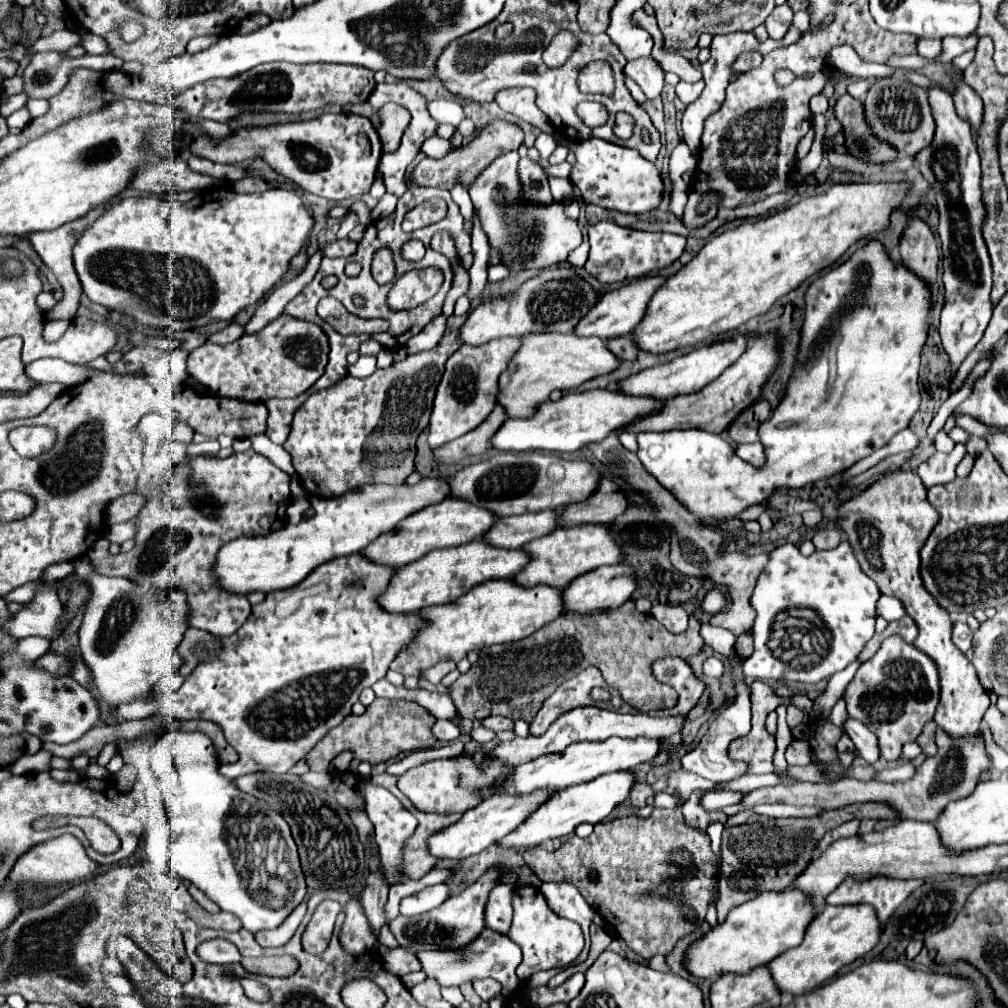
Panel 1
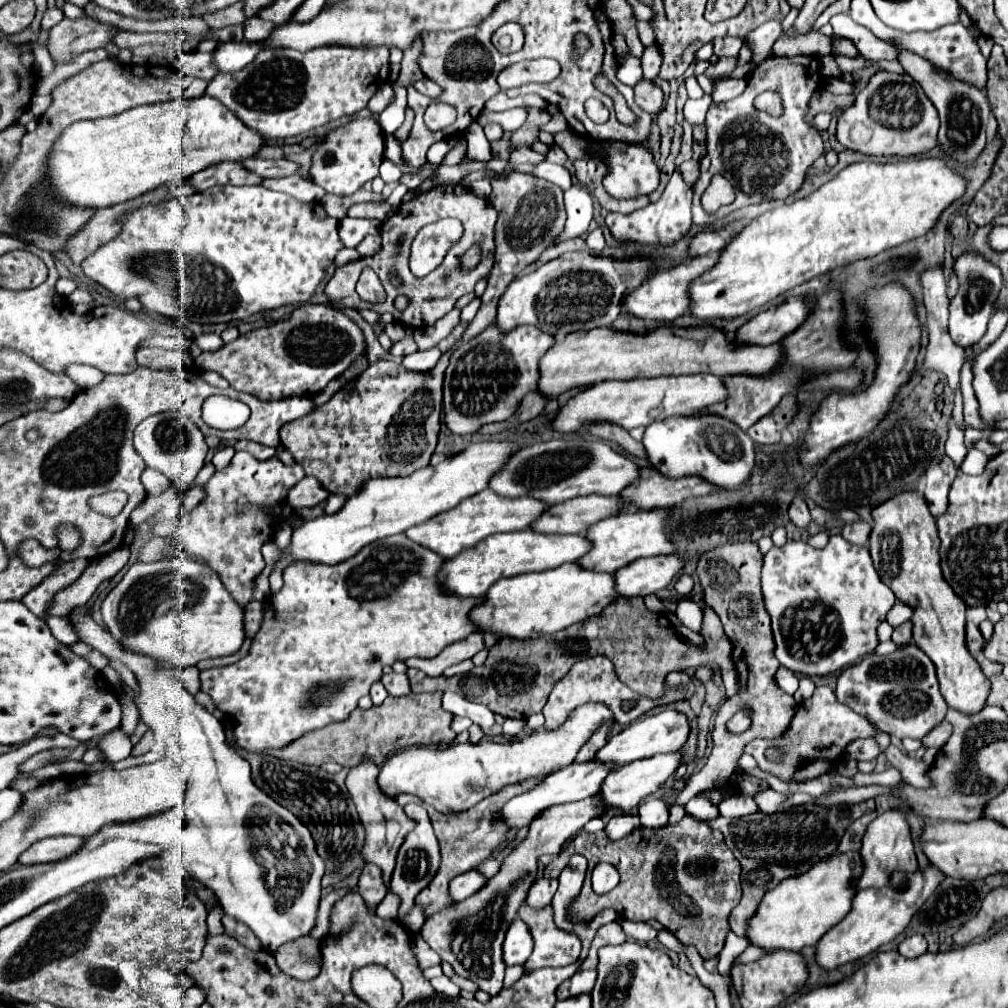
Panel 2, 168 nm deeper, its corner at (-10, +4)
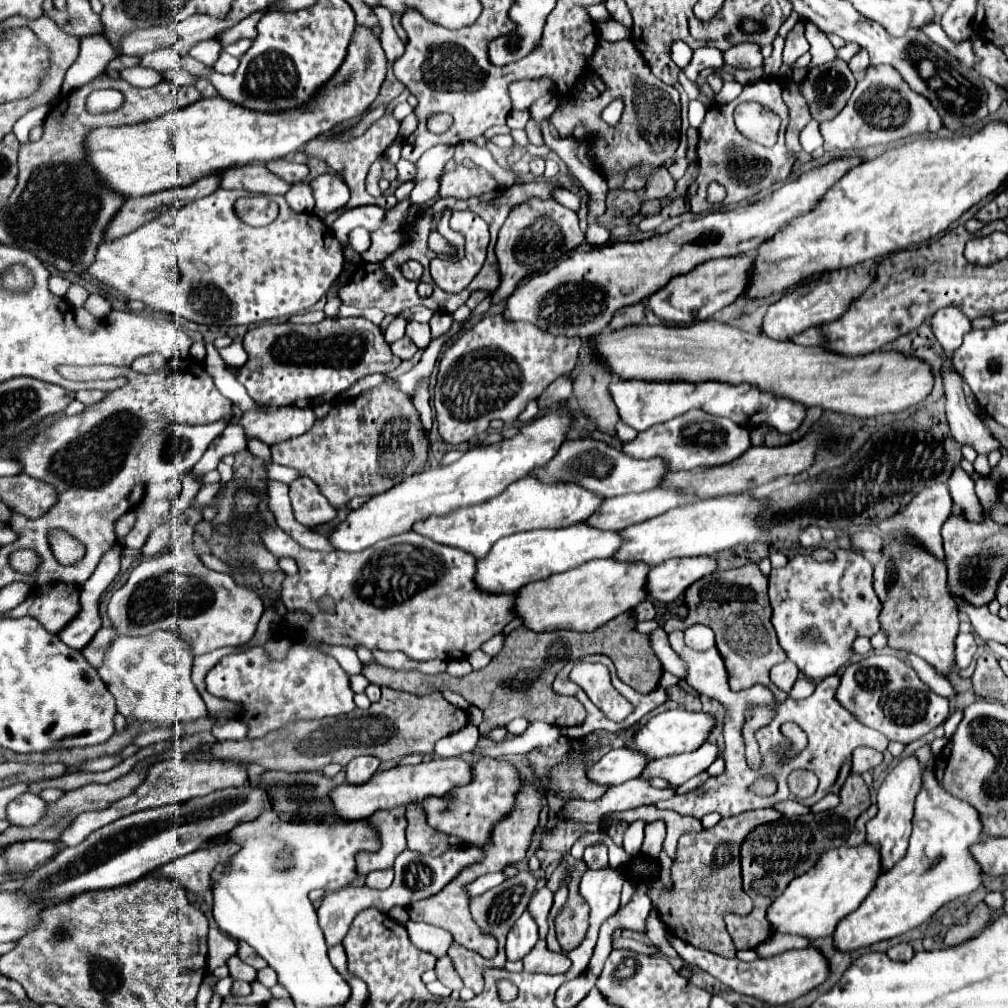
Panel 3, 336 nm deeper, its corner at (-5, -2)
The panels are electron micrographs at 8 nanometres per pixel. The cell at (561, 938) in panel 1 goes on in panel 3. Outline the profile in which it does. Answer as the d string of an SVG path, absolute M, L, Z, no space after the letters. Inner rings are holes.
M538 939L538 943L522 961L524 971L528 973L566 973L570 969L570 959L566 959L566 955L552 953L544 939Z

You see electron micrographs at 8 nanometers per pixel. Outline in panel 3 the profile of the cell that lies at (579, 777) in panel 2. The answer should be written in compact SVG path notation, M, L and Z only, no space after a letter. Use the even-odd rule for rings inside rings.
M624 747L608 751L598 763L590 765L586 771L586 779L596 785L620 785L628 779L640 777L642 769L650 763L648 757L636 751L628 751Z

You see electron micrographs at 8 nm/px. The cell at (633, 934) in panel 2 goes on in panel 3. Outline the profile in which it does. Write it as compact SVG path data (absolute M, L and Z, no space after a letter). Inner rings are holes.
M668 937L668 941L678 951L678 955L682 959L686 959L688 963L698 965L700 969L712 973L712 977L716 977L718 981L722 981L724 985L728 985L736 993L760 999L766 1005L786 1005L786 1003L802 997L802 995L806 995L810 989L818 987L828 977L826 959L812 947L784 951L776 957L756 959L752 963L746 963L746 961L740 961L740 959L726 959L726 957L720 957L716 953L696 949L696 947L692 947L690 943L686 943L678 937Z

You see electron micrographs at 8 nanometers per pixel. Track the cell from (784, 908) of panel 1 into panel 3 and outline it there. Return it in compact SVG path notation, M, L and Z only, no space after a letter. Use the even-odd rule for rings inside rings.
M864 843L858 847L838 847L826 851L820 861L804 875L790 881L786 891L774 899L766 911L766 919L774 933L800 935L806 939L830 937L834 927L864 901L880 875L878 847Z

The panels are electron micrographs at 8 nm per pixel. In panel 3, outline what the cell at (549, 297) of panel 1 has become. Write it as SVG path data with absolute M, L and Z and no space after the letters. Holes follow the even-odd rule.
M856 157L834 159L824 167L800 175L798 181L786 181L758 203L684 221L666 235L654 235L638 243L614 243L588 253L576 251L550 271L524 279L508 297L502 317L506 321L534 323L536 327L550 331L550 335L580 339L598 335L610 325L616 311L640 303L644 297L664 287L672 277L688 273L708 259L756 251L760 243L768 241L778 231L778 227L786 225L792 217L810 211L826 189L858 163L860 159Z

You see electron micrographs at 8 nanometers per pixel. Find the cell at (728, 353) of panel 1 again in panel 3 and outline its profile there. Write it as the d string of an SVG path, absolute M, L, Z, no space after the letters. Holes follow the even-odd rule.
M868 261L850 269L830 271L824 273L820 279L786 293L780 301L768 307L760 331L770 339L790 341L790 335L798 335L798 331L806 331L806 327L820 327L822 323L838 319L846 311L846 307L870 285L876 273L876 265L876 261Z

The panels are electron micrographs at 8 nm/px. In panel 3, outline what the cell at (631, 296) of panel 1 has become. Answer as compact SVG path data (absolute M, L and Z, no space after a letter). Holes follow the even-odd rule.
M736 255L736 257L722 257L710 259L692 271L678 275L666 283L666 287L658 289L642 303L662 321L674 321L676 325L690 325L696 321L706 321L722 307L736 301L736 297L746 289L748 271L752 269L752 255Z

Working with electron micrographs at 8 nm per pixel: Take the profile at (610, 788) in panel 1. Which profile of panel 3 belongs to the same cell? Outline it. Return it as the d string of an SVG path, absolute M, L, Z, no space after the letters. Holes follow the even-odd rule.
M704 743L702 747L698 747L692 753L682 753L682 755L670 755L670 757L662 757L662 759L654 759L650 765L646 765L646 771L642 771L640 779L650 781L654 777L662 777L668 783L682 785L688 779L692 779L694 775L706 771L712 761L716 759L718 747L712 743Z

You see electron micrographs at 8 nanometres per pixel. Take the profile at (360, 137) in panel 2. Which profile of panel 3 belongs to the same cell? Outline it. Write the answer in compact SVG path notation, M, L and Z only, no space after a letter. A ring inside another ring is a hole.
M324 173L316 179L312 179L310 187L312 187L314 199L316 199L314 211L318 217L324 217L326 213L330 213L334 209L344 207L350 199L350 189L338 175Z

